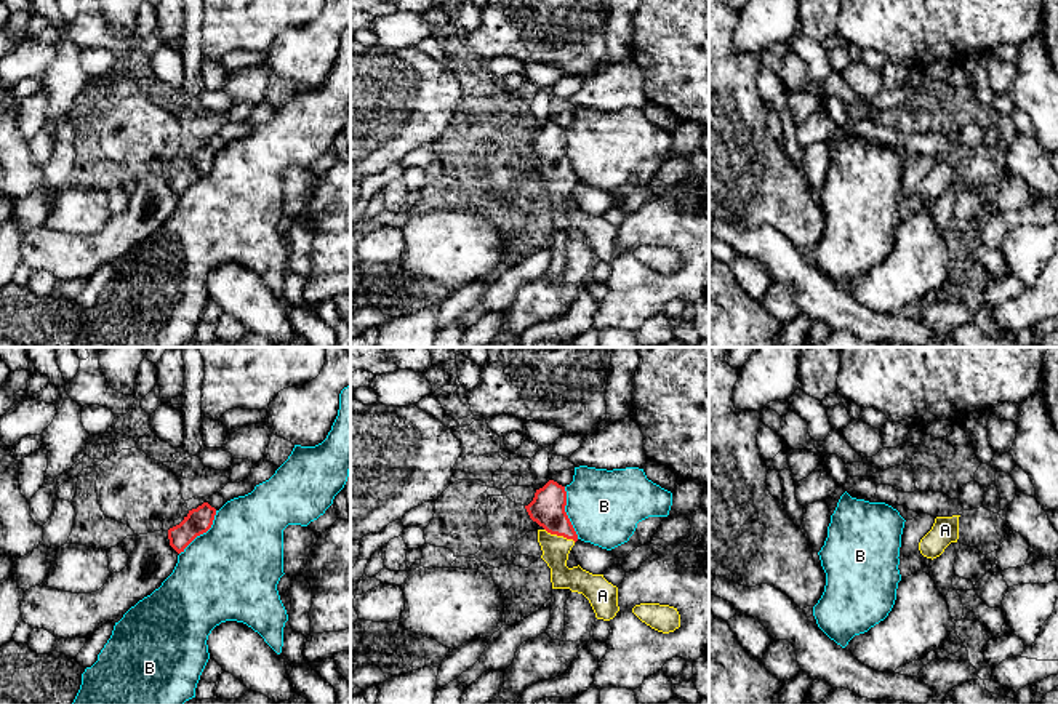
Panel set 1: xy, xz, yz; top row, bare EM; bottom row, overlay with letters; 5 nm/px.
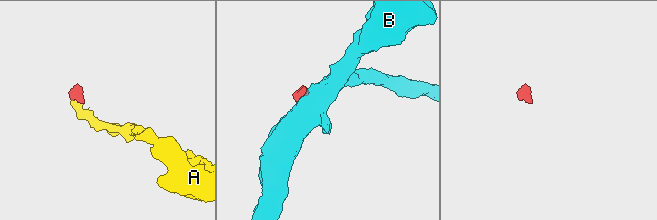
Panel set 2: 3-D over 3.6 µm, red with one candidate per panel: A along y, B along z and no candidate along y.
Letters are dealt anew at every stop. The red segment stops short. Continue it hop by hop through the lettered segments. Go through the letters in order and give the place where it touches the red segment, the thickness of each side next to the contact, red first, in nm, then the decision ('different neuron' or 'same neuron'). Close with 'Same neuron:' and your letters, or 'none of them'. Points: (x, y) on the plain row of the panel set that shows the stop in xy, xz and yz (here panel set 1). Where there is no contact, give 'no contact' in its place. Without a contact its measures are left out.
A: meets red in xz at (561, 176); 180 nm thick on the red side, 140 nm on the other; same neuron
B: meets red in xz at (565, 154); 180 nm thick on the red side, 360 nm on the other; different neuron
Same neuron: A

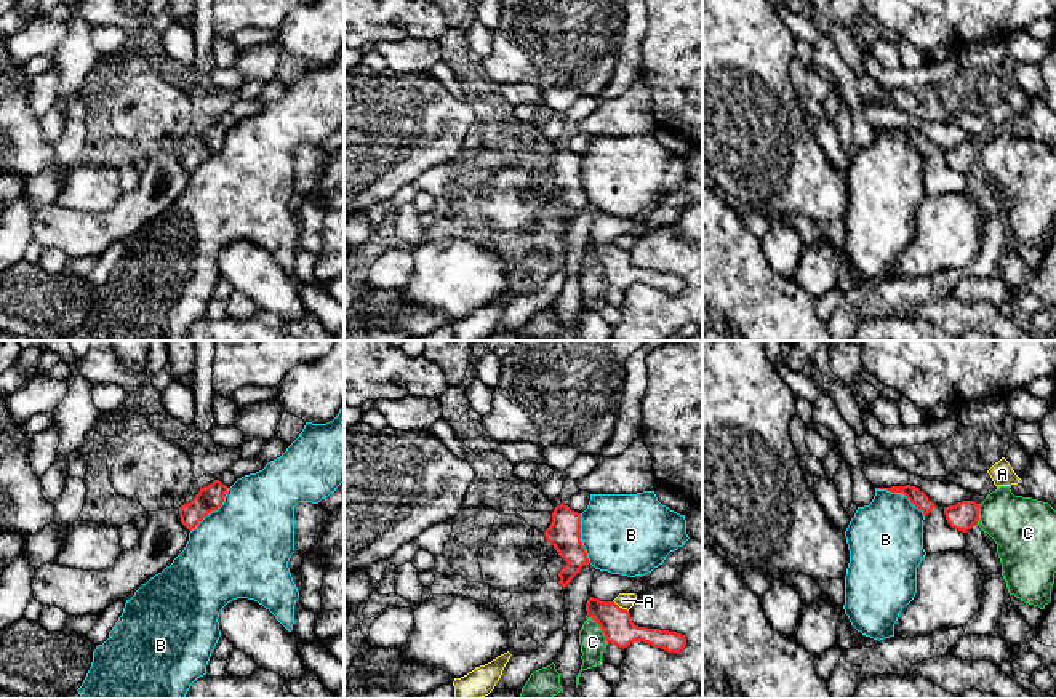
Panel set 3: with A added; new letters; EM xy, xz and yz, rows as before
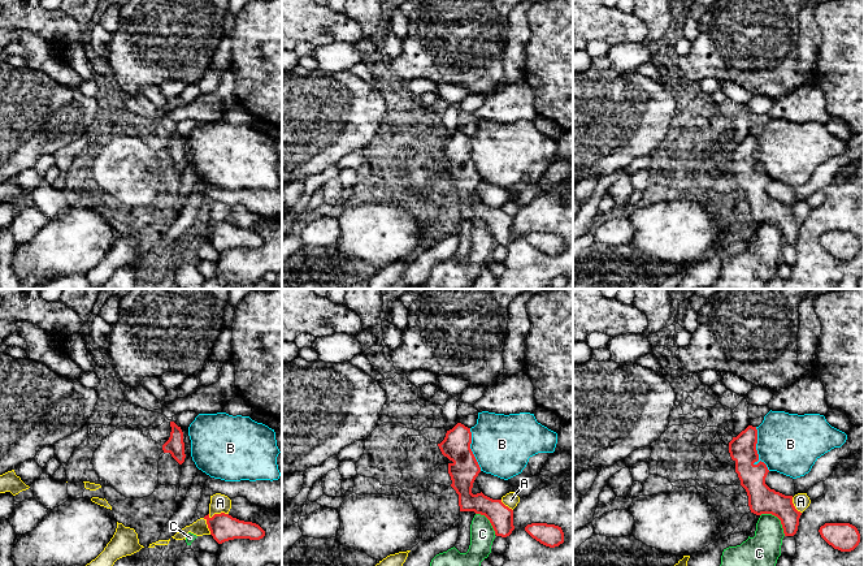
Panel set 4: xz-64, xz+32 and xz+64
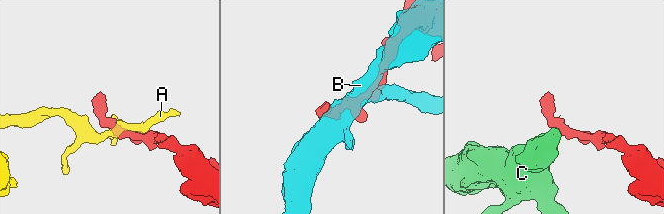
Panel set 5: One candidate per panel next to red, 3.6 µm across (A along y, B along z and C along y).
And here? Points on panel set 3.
A: meets red in xz at (621, 250); 160 nm thick on the red side, 80 nm on the other; different neuron
B: meets red in xy at (213, 152); 130 nm thick on the red side, 480 nm on the other; different neuron
C: meets red in xz at (602, 272); 160 nm thick on the red side, 130 nm on the other; different neuron
Same neuron: none of them

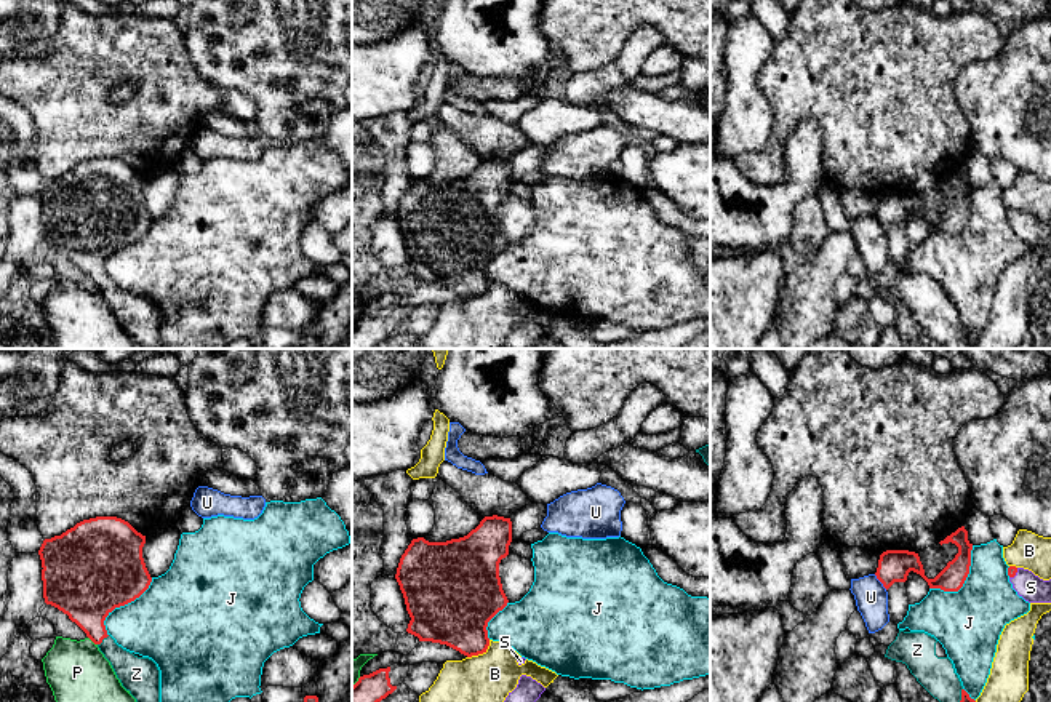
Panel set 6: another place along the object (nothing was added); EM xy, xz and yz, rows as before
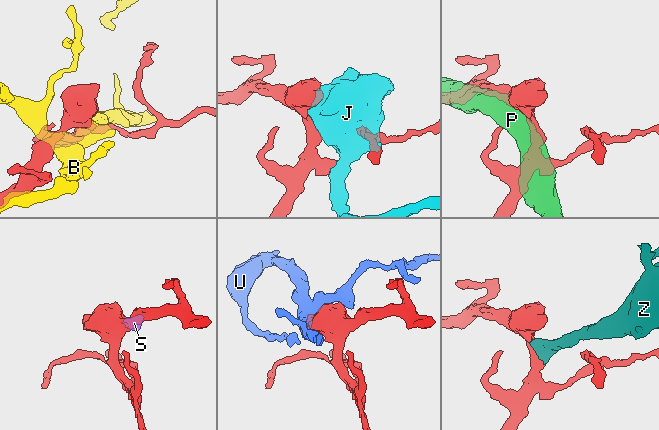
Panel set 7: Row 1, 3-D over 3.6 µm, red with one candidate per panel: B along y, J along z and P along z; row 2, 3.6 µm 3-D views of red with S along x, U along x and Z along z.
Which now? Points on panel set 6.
B: meets red in xz at (480, 295); 340 nm thick on the red side, 360 nm on the other; different neuron
J: meets red in yz at (963, 224); 130 nm thick on the red side, 340 nm on the other; different neuron
P: meets red in xy at (93, 283); 300 nm thick on the red side, 320 nm on the other; different neuron
S: meets red in yz at (1015, 216); 50 nm thick on the red side, 140 nm on the other; same neuron
U: meets red in yz at (880, 223); 160 nm thick on the red side, 160 nm on the other; different neuron
Z: meets red in xy at (103, 280); 300 nm thick on the red side, 180 nm on the other; same neuron
Same neuron: S, Z

